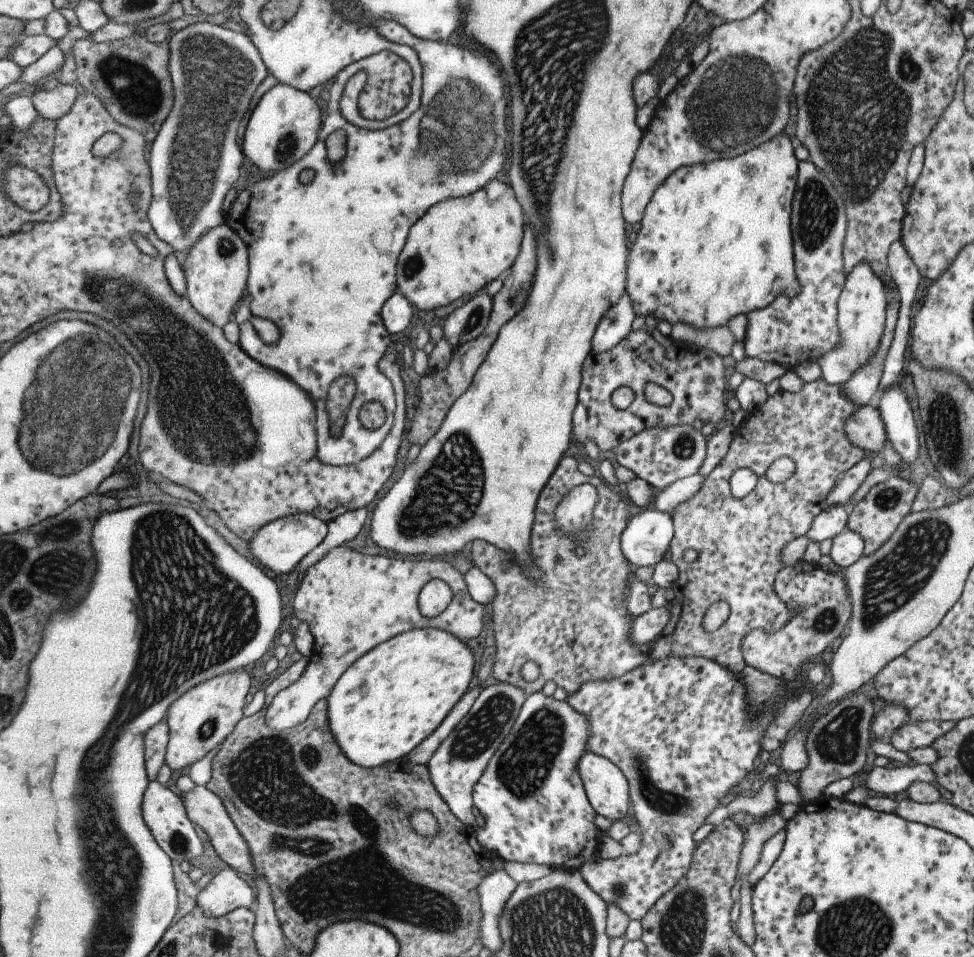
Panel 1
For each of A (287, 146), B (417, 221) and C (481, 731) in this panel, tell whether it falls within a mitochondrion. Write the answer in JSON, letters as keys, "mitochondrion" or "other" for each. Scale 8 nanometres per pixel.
{"A":"mitochondrion","B":"other","C":"mitochondrion"}

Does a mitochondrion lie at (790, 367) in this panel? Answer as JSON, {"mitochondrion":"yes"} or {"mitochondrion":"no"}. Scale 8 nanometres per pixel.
{"mitochondrion":"no"}

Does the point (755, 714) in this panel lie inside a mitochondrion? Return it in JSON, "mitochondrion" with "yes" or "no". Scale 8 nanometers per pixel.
{"mitochondrion":"no"}

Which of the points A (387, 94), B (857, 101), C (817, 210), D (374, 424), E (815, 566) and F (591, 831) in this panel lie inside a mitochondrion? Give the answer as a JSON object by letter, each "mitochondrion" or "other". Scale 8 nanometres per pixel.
{"A":"mitochondrion","B":"mitochondrion","C":"mitochondrion","D":"mitochondrion","E":"other","F":"other"}

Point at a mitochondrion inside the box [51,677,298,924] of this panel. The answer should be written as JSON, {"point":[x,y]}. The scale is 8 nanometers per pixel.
{"point":[179,843]}

